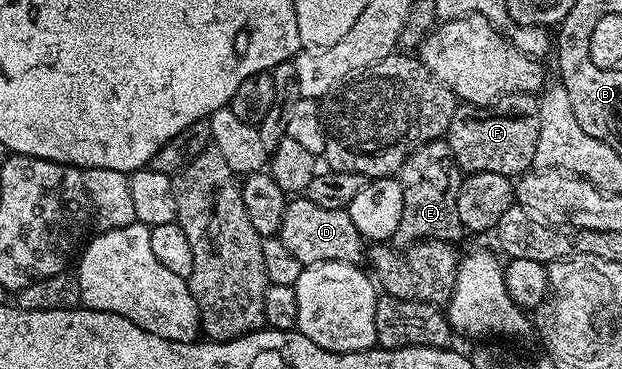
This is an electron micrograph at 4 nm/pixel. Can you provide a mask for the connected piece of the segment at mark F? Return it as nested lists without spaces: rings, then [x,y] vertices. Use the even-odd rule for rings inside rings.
[[[514,94],[502,96],[488,106],[462,103],[457,107],[449,123],[447,142],[462,173],[486,172],[517,178],[534,167],[541,118],[536,111],[529,112],[521,100]]]

